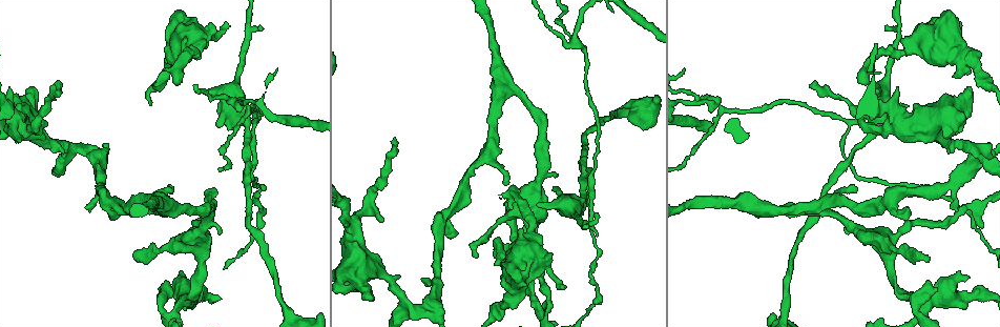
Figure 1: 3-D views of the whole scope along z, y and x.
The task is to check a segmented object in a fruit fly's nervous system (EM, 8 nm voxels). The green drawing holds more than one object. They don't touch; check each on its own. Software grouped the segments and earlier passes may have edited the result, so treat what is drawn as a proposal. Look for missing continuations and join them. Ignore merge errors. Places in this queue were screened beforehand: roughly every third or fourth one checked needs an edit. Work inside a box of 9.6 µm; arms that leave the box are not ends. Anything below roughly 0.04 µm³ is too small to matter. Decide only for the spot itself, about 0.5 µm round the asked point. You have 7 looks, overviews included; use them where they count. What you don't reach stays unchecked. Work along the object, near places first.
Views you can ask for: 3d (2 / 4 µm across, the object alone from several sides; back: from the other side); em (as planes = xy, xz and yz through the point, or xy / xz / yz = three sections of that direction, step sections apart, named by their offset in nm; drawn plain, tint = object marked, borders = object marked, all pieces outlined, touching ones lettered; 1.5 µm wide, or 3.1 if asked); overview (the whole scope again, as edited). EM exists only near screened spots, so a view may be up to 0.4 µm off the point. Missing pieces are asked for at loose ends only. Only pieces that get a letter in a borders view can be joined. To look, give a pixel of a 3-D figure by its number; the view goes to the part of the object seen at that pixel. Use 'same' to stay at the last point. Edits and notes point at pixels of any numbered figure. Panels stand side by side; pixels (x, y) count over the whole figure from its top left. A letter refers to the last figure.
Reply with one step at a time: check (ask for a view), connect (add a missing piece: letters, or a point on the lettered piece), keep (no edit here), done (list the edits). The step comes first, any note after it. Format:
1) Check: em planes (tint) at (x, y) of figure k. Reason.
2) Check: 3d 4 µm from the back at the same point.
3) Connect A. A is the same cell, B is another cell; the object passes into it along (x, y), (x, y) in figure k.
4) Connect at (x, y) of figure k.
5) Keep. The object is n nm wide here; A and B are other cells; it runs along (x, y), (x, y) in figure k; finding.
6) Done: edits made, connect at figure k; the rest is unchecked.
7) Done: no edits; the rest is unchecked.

Check: 3d 2 µm from the back at (957, 208) of figure 1.

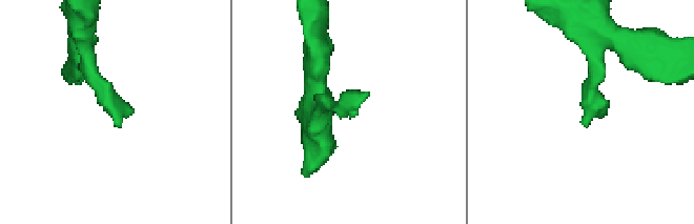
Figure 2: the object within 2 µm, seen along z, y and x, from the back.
Check: em planes (borders) at (353, 114) of figure 2. Now the EM.

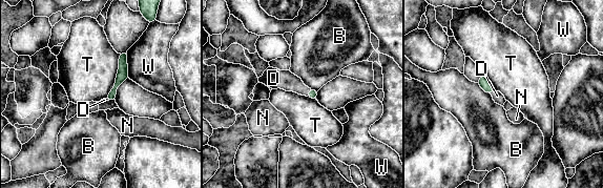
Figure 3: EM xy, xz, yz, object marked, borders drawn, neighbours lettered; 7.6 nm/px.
Connect D. D is the same cell, B, N, T and W are other cells; the object passes into it along (312, 94), (308, 92), (285, 80) in figure 3; the cell continues.

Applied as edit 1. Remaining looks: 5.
Check: em xz step 4 (borders) at (549, 256) of figure 1. Branch stops here.

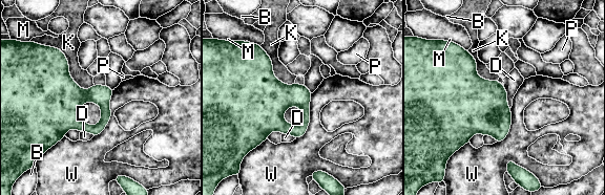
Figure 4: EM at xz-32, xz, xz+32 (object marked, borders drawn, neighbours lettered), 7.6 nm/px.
Check: em yz step 4 (borders) at the same point. Cut it another way.

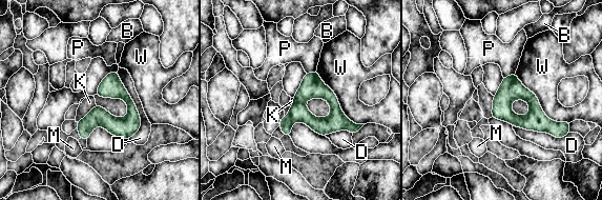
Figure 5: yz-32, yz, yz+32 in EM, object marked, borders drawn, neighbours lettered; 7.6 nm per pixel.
Keep. B, D, K, M, P and W are other cells; it runs along (283, 121), (356, 126) in figure 5; no lettered piece goes on from it.

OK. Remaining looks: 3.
Check: em yz step 8 (borders) at (596, 236) of figure 1. Thin end.

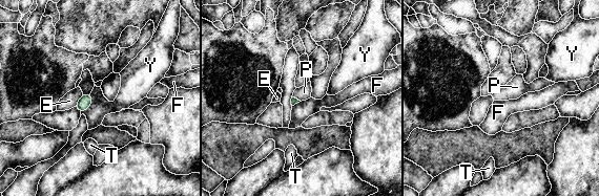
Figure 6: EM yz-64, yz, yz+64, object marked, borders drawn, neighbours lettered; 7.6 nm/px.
Check: em planes (borders) at the same point.

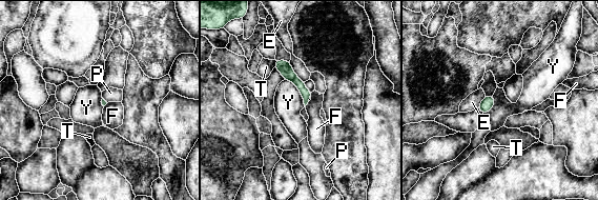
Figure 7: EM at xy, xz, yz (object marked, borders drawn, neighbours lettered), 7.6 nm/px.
Keep. E, F, P, T and Y are other cells; a border runs along (284, 79), (295, 86), (305, 105) in figure 7; no lettered piece goes on from it.

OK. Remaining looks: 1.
Done: edits made, connect at figure 3; the rest is unchecked.

